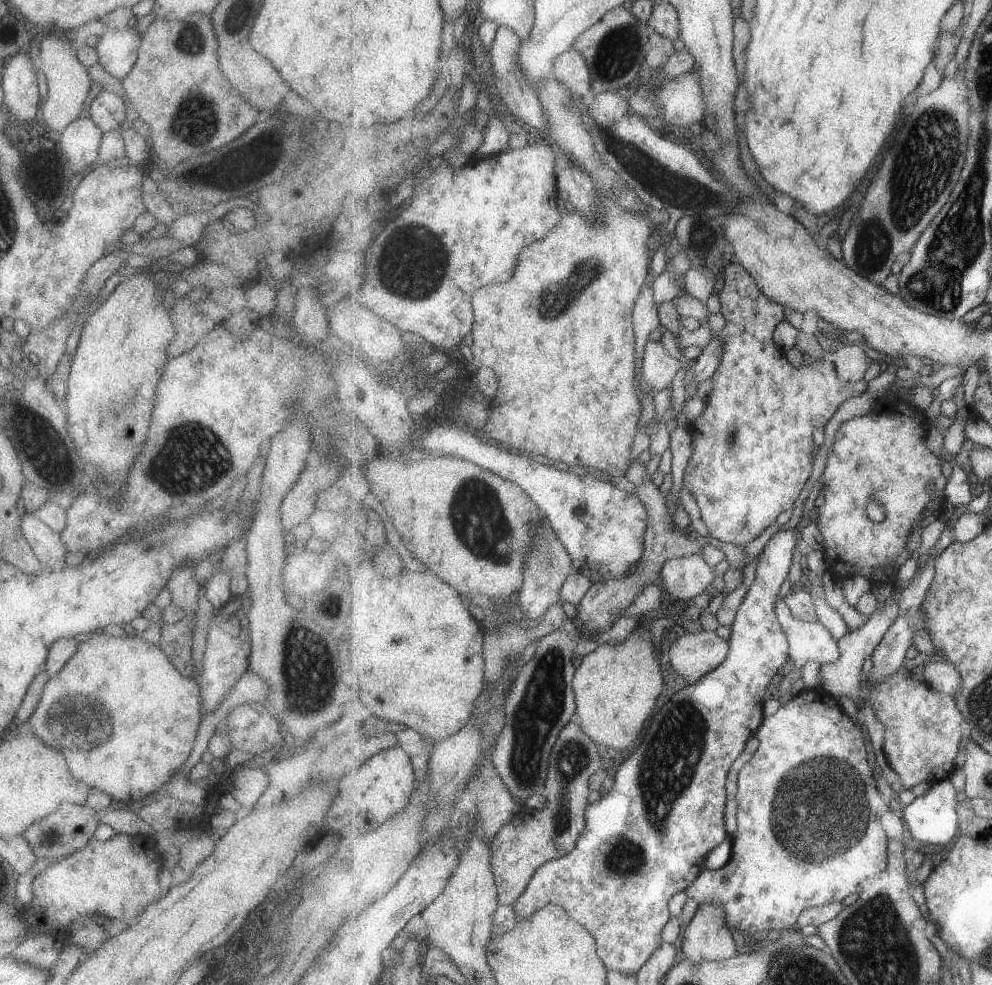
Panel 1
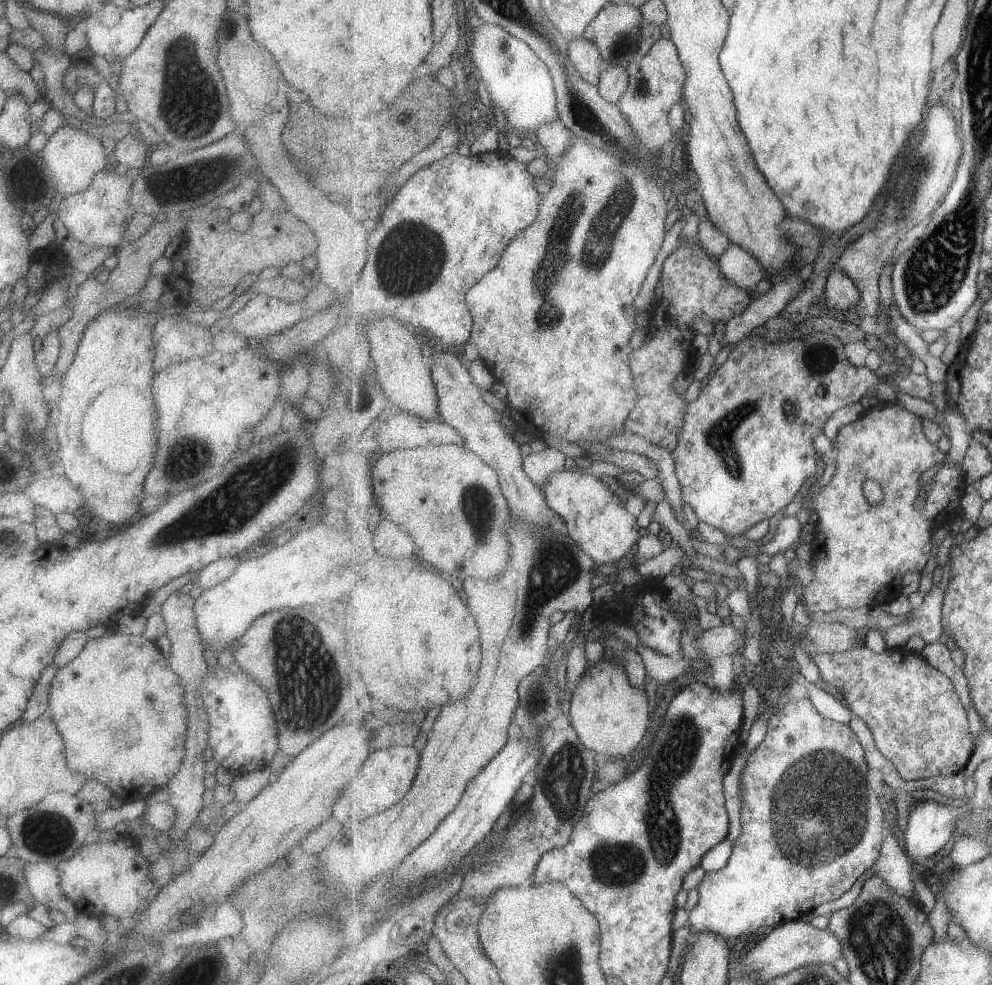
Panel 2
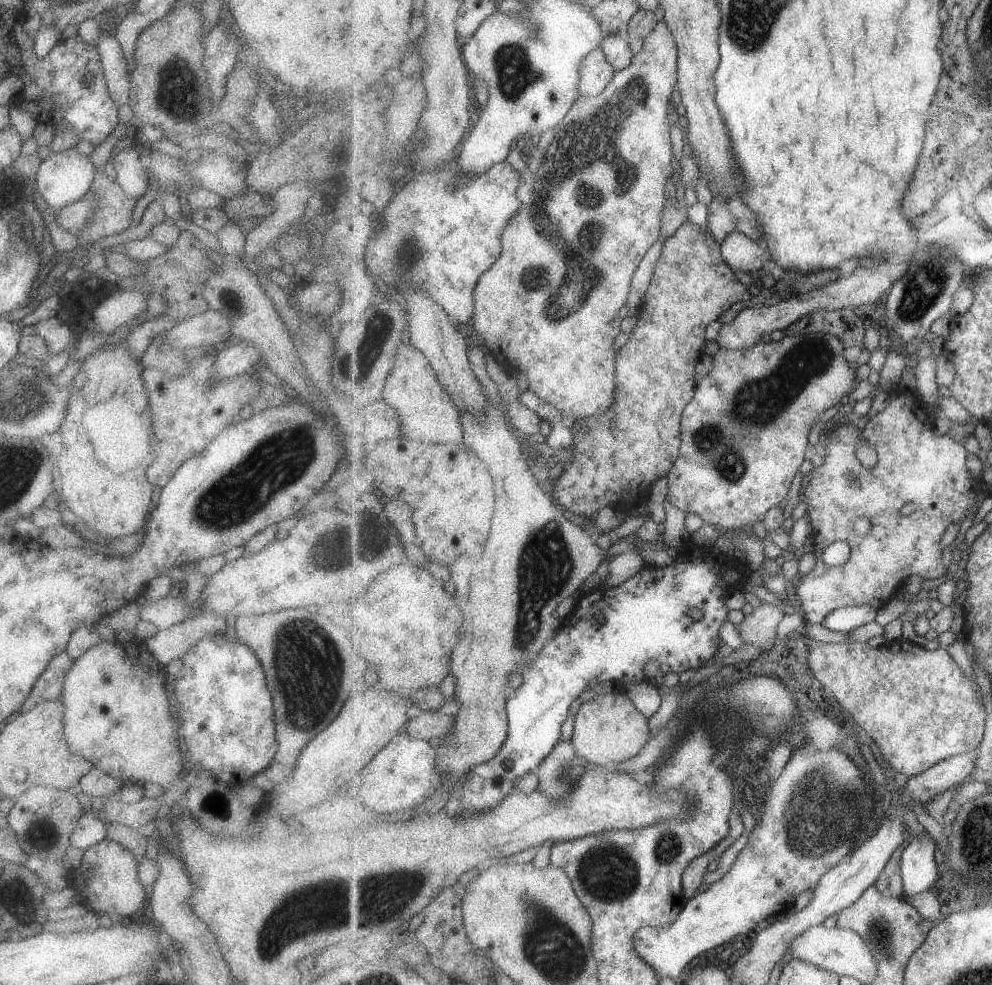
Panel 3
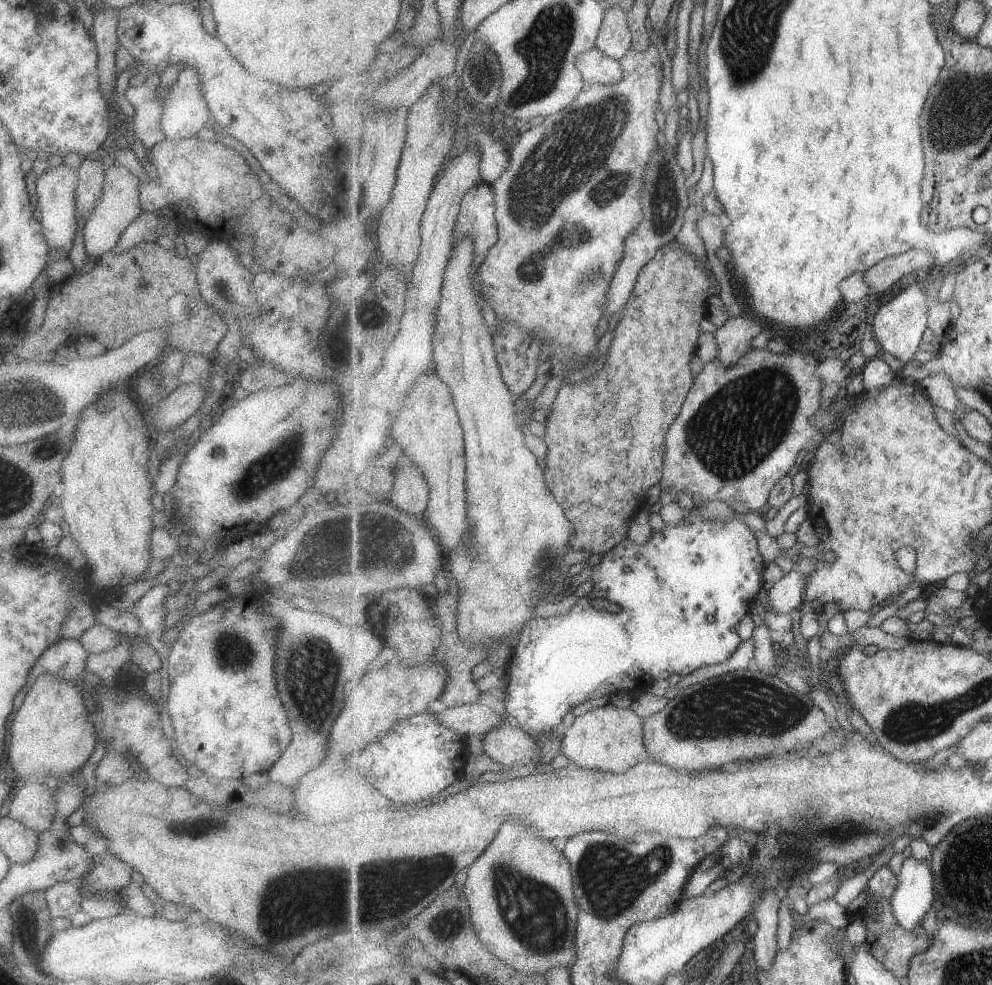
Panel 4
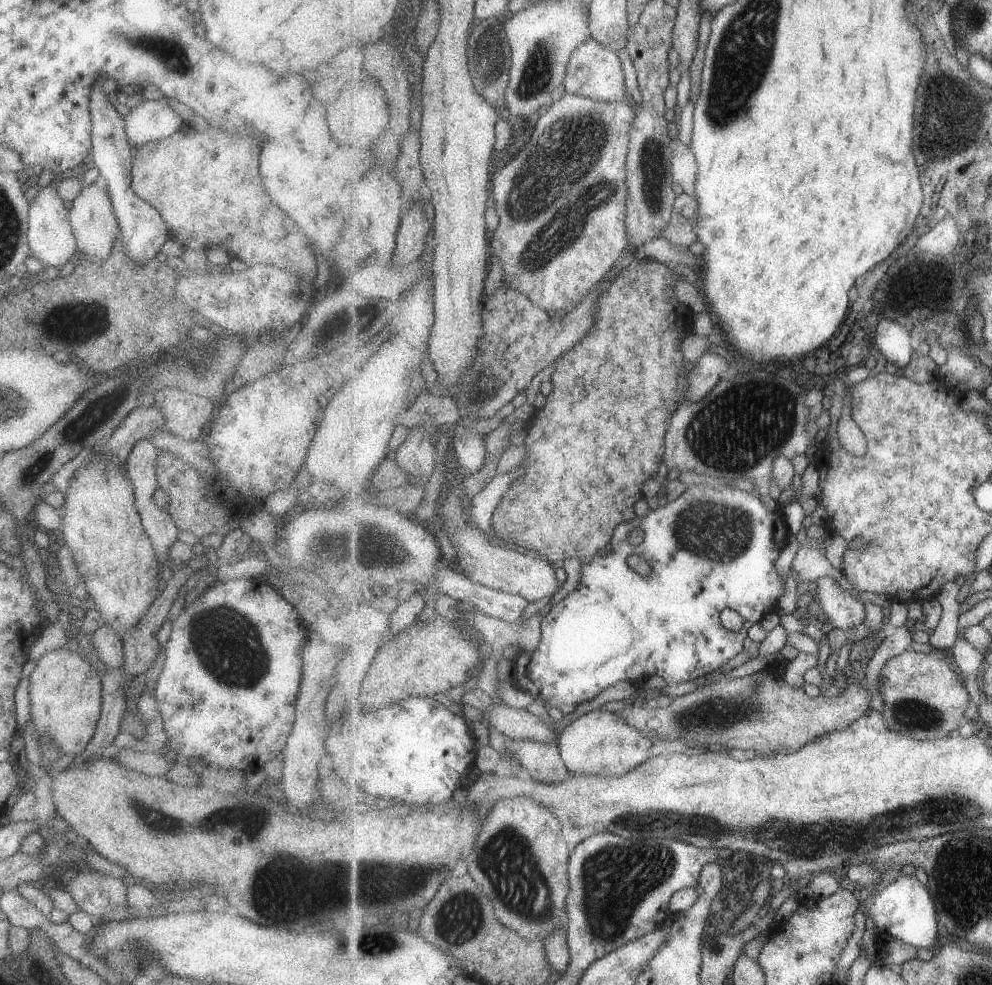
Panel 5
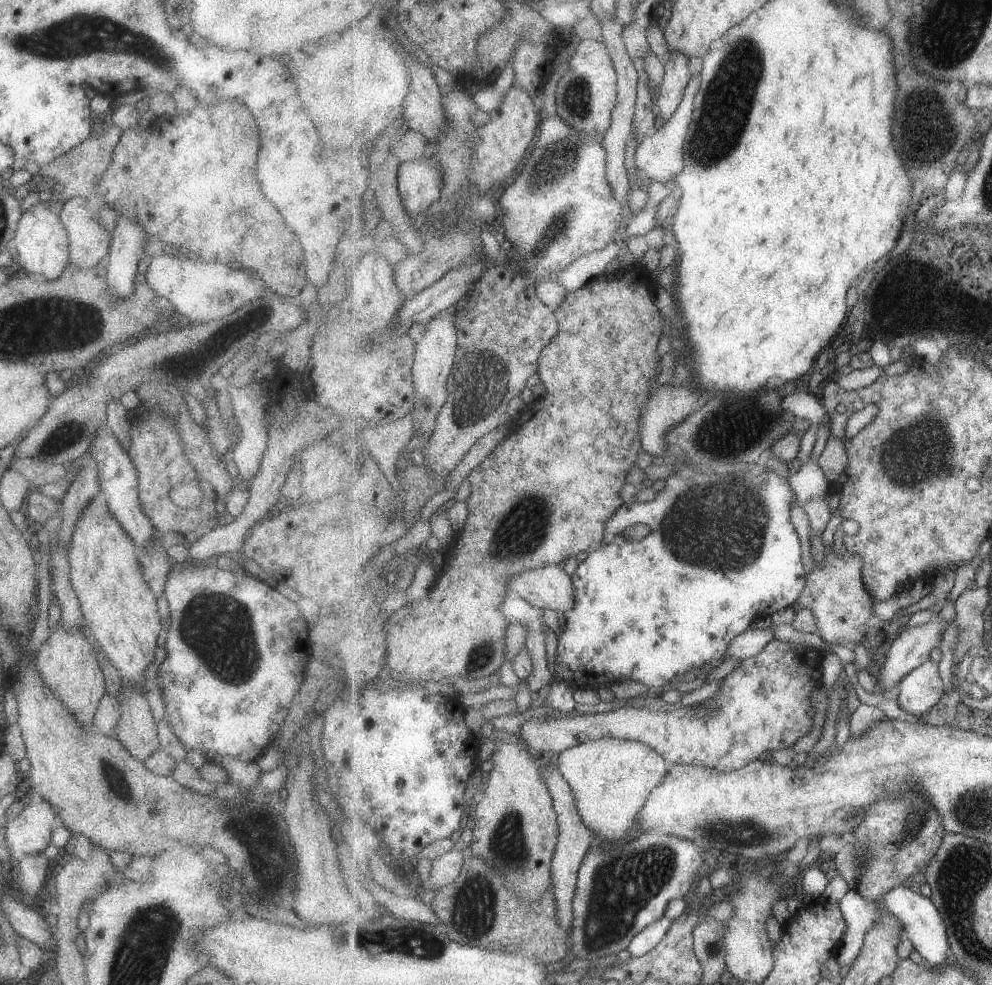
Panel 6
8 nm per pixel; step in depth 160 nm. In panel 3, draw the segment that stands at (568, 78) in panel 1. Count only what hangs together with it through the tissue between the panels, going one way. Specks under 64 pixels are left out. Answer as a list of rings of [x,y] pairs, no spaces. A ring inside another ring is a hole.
[[[593,50],[581,62],[581,90],[585,97],[600,96],[614,80],[617,70],[609,64],[604,50]]]

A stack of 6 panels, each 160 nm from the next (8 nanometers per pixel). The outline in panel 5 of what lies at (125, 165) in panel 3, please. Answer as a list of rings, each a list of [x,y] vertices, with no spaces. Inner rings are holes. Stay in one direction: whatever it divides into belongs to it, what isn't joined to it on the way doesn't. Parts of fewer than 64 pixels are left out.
[[[95,181],[87,187],[83,187],[71,203],[68,219],[76,240],[77,253],[92,260],[105,260],[111,254],[113,243],[120,234],[120,228],[105,186],[100,181]]]

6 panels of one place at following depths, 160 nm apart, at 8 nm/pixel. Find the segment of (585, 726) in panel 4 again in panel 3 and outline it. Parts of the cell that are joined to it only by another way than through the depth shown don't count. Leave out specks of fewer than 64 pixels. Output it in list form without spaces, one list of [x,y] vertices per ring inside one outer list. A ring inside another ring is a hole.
[[[611,692],[598,694],[594,700],[580,706],[574,718],[573,748],[591,768],[613,767],[639,755],[651,739],[648,718],[629,700],[628,696]]]

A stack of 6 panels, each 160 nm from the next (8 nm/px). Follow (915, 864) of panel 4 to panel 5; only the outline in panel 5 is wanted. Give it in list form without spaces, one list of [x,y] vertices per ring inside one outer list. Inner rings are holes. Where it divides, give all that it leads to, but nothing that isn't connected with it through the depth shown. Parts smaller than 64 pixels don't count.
[[[915,875],[899,876],[872,899],[861,900],[861,908],[866,916],[871,914],[870,918],[880,931],[886,931],[917,948],[931,948],[937,940],[937,908],[933,896],[927,884],[919,882]]]

